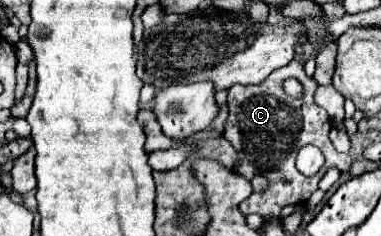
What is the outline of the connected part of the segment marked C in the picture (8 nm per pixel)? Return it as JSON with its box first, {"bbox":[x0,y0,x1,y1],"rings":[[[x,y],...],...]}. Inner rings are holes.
{"bbox":[224,46,352,220],"rings":[[[300,46],[296,50],[294,62],[288,66],[282,66],[270,74],[260,84],[254,86],[232,86],[228,90],[228,118],[224,122],[224,138],[236,148],[238,152],[238,164],[234,164],[234,172],[238,176],[244,176],[246,180],[252,180],[254,176],[264,176],[268,180],[268,190],[264,192],[252,192],[246,200],[240,202],[238,210],[242,214],[260,214],[264,218],[278,220],[278,214],[288,204],[306,204],[310,194],[318,188],[320,178],[324,172],[332,166],[336,166],[340,172],[348,170],[352,160],[350,154],[340,154],[332,146],[328,132],[330,132],[330,116],[324,108],[320,108],[314,102],[314,90],[316,82],[314,78],[308,78],[304,72],[304,66],[300,64]],[[288,78],[296,78],[304,86],[302,98],[292,98],[284,92],[282,82]],[[312,144],[322,150],[324,154],[324,166],[314,176],[304,176],[294,166],[296,154],[302,146]]]}

